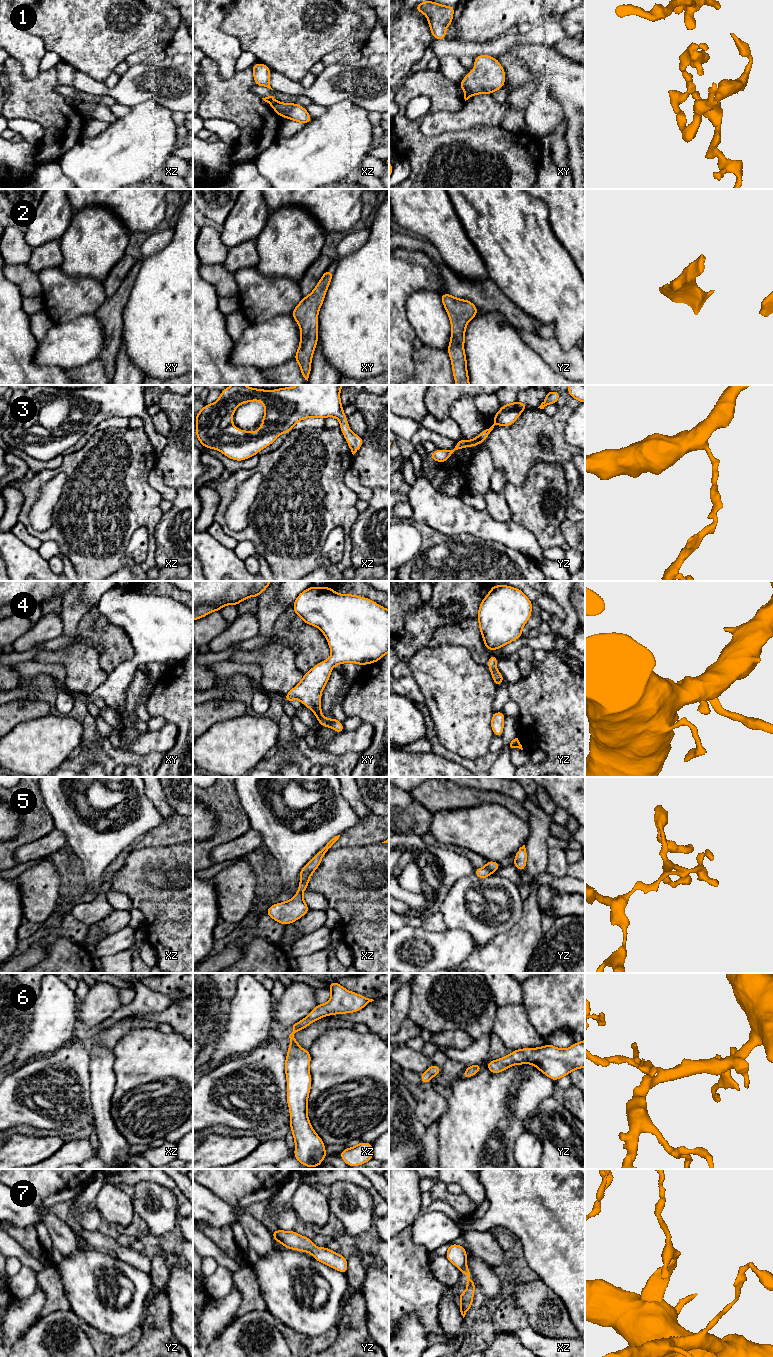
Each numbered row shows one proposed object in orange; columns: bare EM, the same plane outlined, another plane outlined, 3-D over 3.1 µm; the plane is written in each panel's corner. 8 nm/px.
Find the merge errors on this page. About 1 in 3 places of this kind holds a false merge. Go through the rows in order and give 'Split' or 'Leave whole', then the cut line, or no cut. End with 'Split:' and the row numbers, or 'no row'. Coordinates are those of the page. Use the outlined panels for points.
1: Split. Split along xz (276, 101), (270, 104)
2: Leave whole. No split
3: Leave whole. No split
4: Leave whole. No split
5: Split. Split along xz (313, 871), (300, 882)
6: Leave whole. No split
7: Leave whole. No split
Split: 1, 5

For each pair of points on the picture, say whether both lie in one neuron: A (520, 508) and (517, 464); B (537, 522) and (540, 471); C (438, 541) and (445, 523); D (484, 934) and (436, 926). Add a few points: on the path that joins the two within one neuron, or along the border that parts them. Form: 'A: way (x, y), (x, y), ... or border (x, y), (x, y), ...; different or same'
A: border (532, 466), (527, 478), (521, 485), (506, 483); different
B: way (538, 509), (540, 484); same
C: border (419, 523), (426, 524), (449, 535), (465, 532); different
D: border (439, 911), (447, 928); different

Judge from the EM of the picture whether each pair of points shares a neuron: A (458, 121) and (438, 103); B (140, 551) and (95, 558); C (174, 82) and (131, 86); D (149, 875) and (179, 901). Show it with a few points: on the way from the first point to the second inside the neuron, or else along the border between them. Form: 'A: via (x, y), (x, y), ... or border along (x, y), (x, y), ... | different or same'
A: border along (466, 101), (456, 111), (430, 112) | different
B: border along (135, 531), (126, 555), (141, 563) | different
C: via (163, 83), (142, 83) | same
D: border along (143, 876), (153, 886), (162, 888), (182, 887) | different

